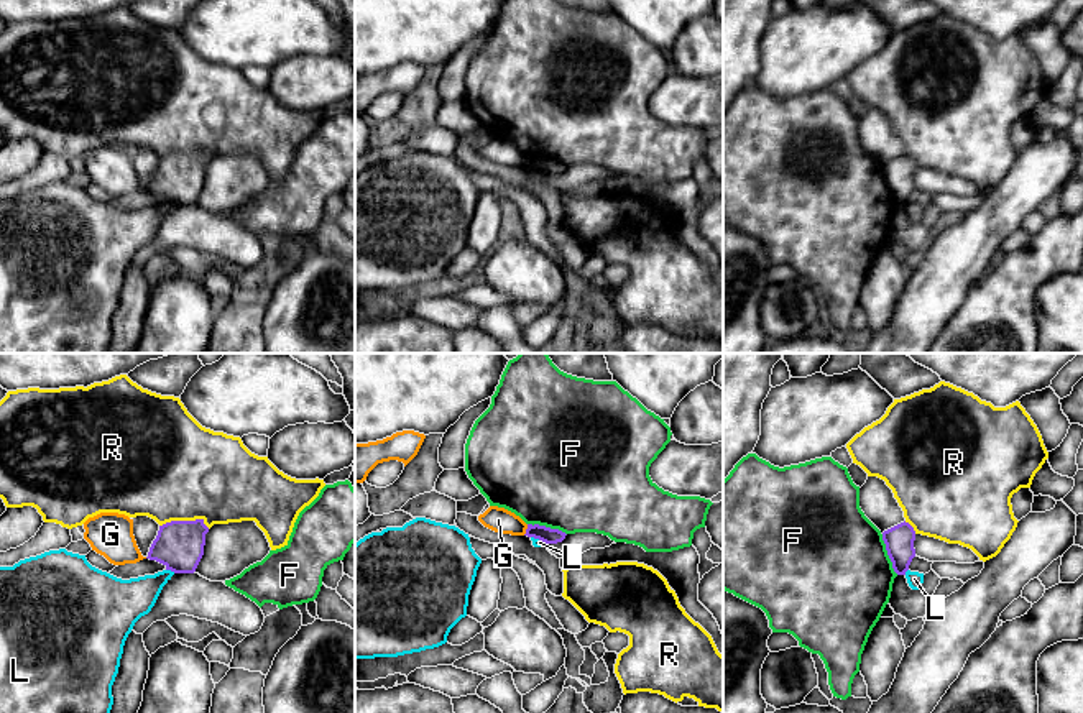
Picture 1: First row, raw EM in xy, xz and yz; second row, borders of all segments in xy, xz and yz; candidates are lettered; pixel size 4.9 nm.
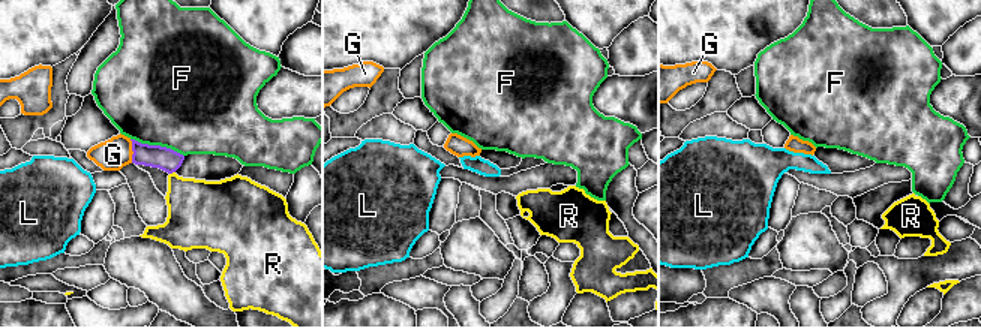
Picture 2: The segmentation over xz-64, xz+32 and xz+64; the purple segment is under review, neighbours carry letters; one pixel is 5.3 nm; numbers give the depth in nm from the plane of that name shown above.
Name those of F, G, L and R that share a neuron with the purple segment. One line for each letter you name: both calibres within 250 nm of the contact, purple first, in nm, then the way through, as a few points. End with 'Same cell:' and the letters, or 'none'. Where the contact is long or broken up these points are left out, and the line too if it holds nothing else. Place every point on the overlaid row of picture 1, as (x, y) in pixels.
Same cell: none

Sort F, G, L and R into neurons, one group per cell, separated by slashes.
F / G / L / R

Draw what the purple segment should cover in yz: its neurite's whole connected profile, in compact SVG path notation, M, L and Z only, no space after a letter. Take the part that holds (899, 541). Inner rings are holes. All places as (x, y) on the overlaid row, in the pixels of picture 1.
M901 522L883 532L887 555L897 575L906 575L912 559L915 557L914 540L915 531L909 522Z

